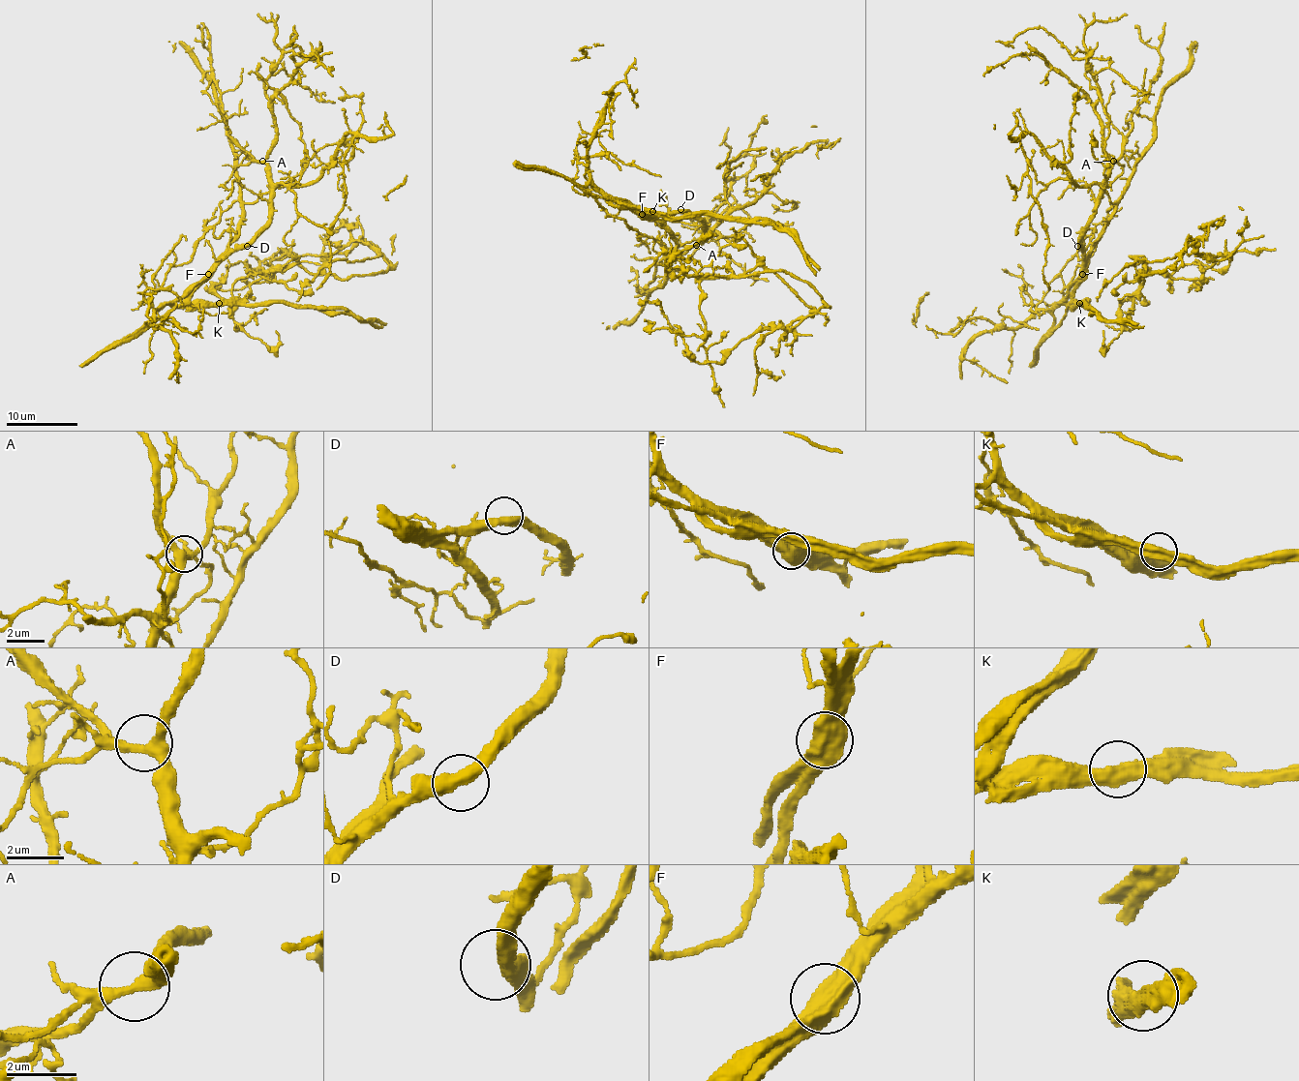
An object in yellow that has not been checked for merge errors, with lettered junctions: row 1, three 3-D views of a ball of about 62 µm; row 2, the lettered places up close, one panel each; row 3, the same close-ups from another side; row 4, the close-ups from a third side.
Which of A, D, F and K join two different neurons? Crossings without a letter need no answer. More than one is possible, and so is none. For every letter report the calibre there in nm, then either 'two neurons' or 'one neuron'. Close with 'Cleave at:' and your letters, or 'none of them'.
A: 360 nm thick; one neuron
D: 440 nm thick; one neuron
F: 700 nm thick; two neurons
K: 550 nm thick; two neurons
Cleave at: F, K

